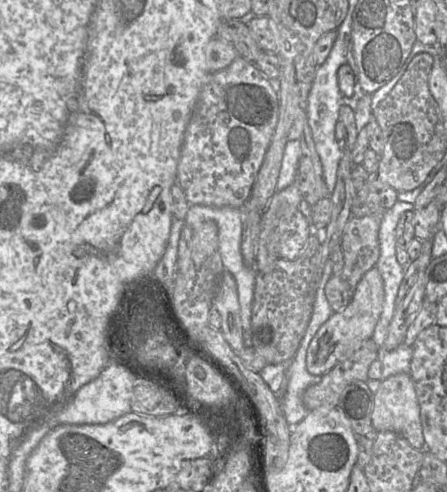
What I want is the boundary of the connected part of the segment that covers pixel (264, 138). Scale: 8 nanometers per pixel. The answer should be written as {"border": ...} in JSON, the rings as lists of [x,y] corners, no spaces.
{"border":[[[236,57],[236,59],[225,69],[210,73],[205,81],[200,94],[192,108],[192,112],[187,122],[187,127],[183,136],[182,145],[180,149],[180,156],[178,159],[176,167],[176,182],[183,190],[186,200],[190,205],[201,205],[209,207],[233,207],[241,208],[244,206],[245,202],[248,200],[253,184],[257,177],[258,171],[263,162],[263,158],[267,147],[269,145],[270,139],[272,137],[273,131],[276,127],[278,120],[278,105],[279,99],[277,94],[277,87],[274,82],[268,80],[254,65],[249,61],[243,59],[242,57]]]}

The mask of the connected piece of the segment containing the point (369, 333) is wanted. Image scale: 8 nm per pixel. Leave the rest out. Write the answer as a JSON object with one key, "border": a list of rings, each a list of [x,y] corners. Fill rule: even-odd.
{"border":[[[377,268],[366,272],[356,286],[350,303],[341,311],[334,312],[318,329],[306,354],[306,368],[312,375],[322,376],[336,364],[348,359],[362,343],[372,338],[384,305],[384,283]]]}

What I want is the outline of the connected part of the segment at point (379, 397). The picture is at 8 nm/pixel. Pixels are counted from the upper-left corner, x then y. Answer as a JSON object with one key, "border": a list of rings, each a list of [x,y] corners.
{"border":[[[399,373],[381,381],[374,394],[372,426],[378,432],[396,432],[415,449],[427,451],[420,419],[420,406],[415,385],[409,373]]]}

